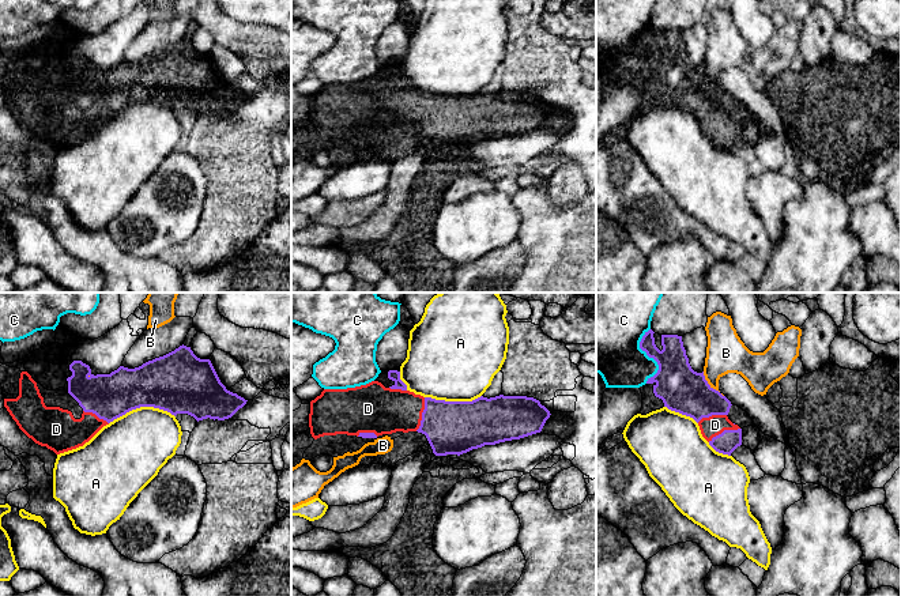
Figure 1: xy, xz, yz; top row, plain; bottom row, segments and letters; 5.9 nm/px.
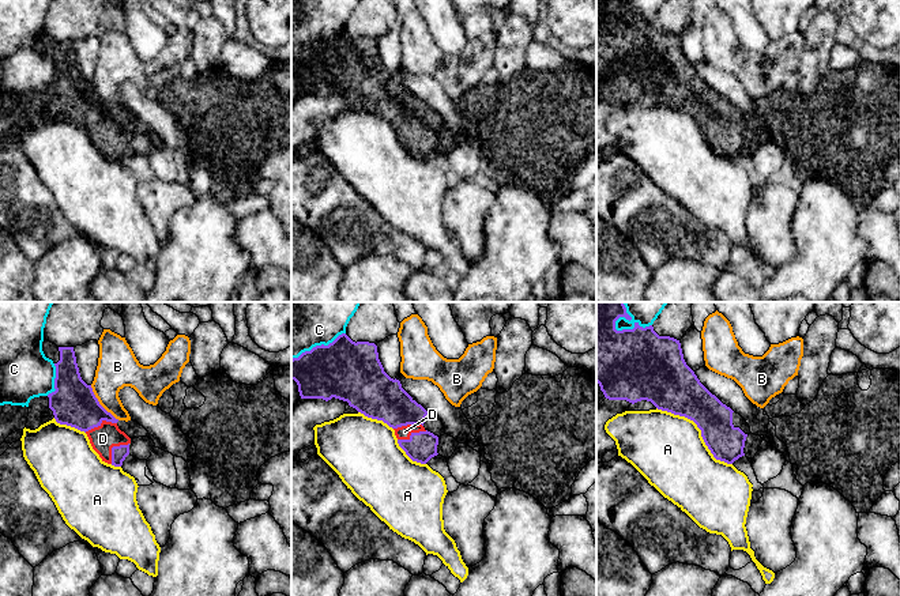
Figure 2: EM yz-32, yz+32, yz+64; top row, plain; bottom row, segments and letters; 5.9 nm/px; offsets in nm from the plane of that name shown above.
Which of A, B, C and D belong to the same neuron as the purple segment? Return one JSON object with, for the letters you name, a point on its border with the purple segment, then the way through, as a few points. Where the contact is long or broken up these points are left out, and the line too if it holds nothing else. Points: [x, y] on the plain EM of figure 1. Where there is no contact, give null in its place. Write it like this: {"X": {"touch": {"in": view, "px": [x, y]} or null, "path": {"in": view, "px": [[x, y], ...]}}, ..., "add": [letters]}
{"D": {"touch": {"in": "xz", "px": [422, 109]}}, "add": ["D"]}

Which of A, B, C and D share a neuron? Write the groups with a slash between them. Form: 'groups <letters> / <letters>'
groups A / B / C / D

